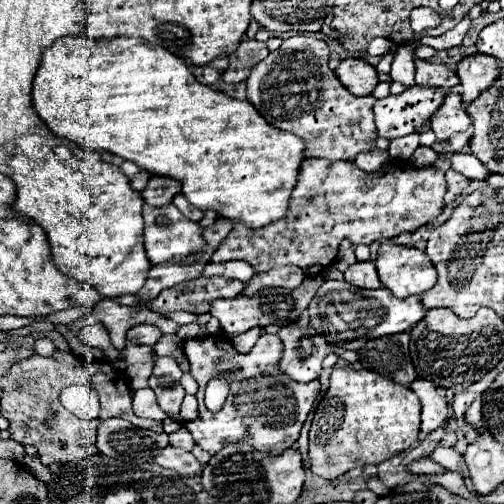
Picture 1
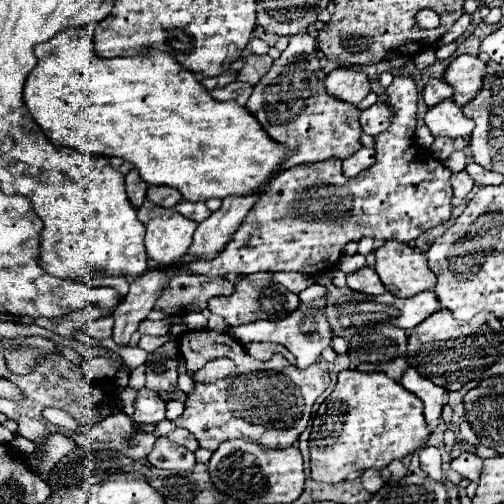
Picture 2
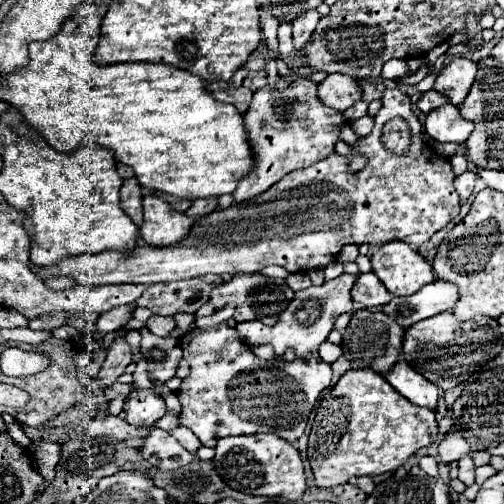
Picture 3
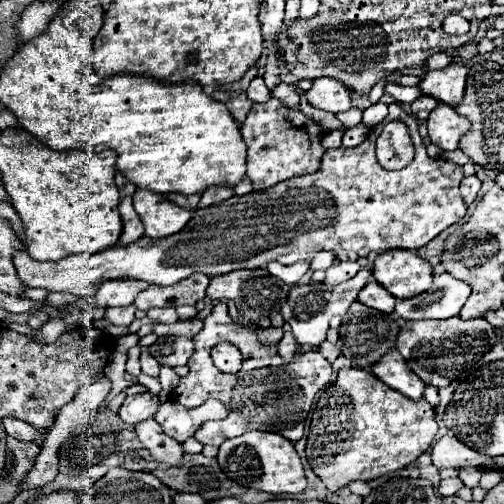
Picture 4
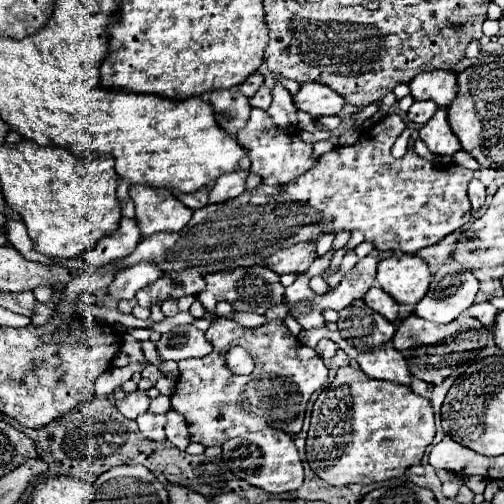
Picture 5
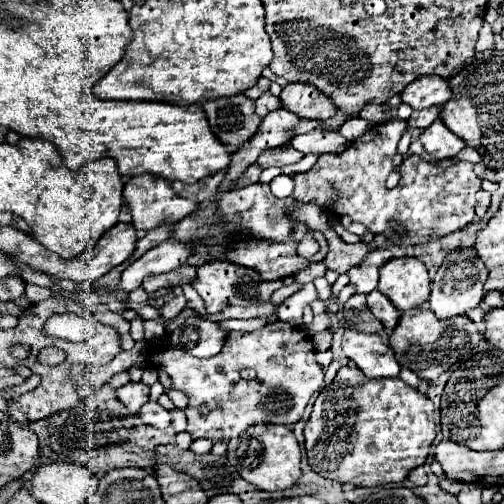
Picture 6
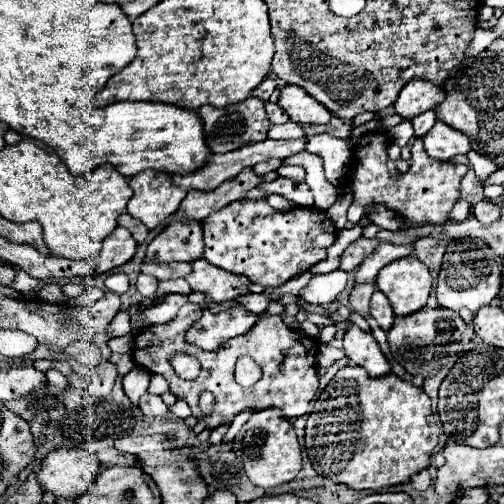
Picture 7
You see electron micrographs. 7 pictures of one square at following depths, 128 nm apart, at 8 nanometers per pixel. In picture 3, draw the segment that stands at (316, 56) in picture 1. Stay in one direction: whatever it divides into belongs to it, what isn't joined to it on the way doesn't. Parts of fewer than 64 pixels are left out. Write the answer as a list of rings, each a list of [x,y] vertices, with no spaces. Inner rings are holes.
[[[308,10],[300,14],[296,20],[292,20],[292,38],[294,38],[294,50],[302,52],[304,46],[310,42],[310,36],[320,20],[320,14],[316,10]],[[298,74],[294,82],[278,76],[274,86],[256,90],[252,104],[244,114],[244,124],[254,152],[254,168],[248,176],[244,176],[244,180],[240,180],[236,192],[232,192],[236,204],[260,196],[282,180],[284,174],[298,168],[308,168],[332,154],[346,120],[342,112],[336,112],[318,98],[318,82]]]

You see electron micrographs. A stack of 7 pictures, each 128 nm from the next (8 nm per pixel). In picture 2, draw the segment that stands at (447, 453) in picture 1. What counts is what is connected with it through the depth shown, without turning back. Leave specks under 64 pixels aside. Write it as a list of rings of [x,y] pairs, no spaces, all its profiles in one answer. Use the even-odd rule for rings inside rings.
[[[462,452],[458,458],[454,458],[450,462],[450,468],[458,474],[462,474],[464,478],[468,478],[470,482],[478,482],[480,468],[482,468],[482,458],[478,458],[472,452]]]

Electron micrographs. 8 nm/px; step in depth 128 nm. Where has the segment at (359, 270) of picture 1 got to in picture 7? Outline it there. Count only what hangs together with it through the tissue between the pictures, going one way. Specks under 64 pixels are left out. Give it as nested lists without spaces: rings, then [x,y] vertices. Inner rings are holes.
[[[374,290],[372,294],[372,302],[370,302],[370,314],[372,318],[380,324],[382,330],[390,330],[392,324],[394,324],[394,312],[392,312],[392,306],[388,302],[388,298],[380,292],[380,290]]]

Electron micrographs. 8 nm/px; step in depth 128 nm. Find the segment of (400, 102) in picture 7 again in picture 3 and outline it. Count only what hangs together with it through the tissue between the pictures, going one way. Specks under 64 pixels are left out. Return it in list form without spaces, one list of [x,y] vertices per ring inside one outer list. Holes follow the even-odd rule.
[[[456,58],[448,66],[444,66],[436,78],[434,90],[448,96],[448,100],[458,106],[470,92],[476,80],[478,66],[468,58]]]

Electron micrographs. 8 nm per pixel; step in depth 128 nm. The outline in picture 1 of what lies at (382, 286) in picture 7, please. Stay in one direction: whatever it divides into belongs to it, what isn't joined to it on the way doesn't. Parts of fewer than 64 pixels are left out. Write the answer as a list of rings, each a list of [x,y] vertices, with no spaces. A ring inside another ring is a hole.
[[[386,242],[378,250],[376,270],[382,286],[396,298],[422,294],[436,284],[436,268],[432,260],[418,248]]]

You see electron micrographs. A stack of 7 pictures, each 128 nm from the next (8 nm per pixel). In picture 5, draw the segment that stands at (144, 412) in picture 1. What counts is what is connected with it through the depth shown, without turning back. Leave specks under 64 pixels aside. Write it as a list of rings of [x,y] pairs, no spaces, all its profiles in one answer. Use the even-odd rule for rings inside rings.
[[[136,390],[136,392],[132,392],[132,394],[126,394],[124,400],[116,400],[118,412],[120,412],[122,416],[130,418],[130,420],[134,420],[138,414],[146,412],[148,406],[150,406],[150,398],[148,398],[146,392],[142,392],[142,390]]]

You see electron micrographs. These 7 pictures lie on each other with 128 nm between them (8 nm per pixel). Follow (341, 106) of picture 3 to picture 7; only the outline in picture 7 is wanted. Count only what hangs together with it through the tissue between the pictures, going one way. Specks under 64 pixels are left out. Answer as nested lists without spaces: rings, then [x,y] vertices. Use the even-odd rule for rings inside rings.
[[[284,86],[278,104],[290,120],[298,124],[328,124],[332,118],[332,114],[322,104],[316,104],[316,100],[312,100],[300,86]]]

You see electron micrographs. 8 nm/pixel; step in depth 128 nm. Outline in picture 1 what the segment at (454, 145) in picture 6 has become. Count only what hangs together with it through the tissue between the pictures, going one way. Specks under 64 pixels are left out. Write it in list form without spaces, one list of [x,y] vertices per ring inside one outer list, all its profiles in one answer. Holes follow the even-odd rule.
[[[450,92],[440,110],[436,112],[436,116],[432,116],[430,124],[440,142],[448,140],[456,132],[464,132],[470,126],[470,116],[460,94]]]

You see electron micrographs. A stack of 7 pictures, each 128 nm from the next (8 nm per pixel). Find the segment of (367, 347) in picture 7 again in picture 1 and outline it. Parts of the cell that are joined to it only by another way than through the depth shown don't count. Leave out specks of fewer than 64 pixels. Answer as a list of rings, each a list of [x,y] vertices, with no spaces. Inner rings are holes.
[[[414,380],[410,388],[416,392],[422,404],[422,436],[428,436],[436,428],[444,426],[448,420],[448,404],[446,404],[446,390],[436,386],[430,380]]]

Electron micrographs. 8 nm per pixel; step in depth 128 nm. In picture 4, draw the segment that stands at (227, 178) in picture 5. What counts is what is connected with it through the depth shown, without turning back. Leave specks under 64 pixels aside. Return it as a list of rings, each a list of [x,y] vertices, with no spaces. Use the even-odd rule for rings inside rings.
[[[208,188],[202,194],[202,198],[198,202],[198,208],[206,208],[206,206],[212,206],[212,204],[220,204],[220,202],[228,200],[232,194],[234,192],[230,188]]]

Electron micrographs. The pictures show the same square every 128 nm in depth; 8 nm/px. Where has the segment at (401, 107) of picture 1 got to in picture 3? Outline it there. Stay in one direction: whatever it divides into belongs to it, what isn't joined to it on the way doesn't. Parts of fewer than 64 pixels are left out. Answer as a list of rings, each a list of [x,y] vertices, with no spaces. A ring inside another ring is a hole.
[[[366,114],[366,116],[358,118],[358,120],[354,120],[350,126],[354,128],[354,132],[356,132],[358,136],[366,136],[366,134],[372,130],[372,126],[374,126],[374,116]]]

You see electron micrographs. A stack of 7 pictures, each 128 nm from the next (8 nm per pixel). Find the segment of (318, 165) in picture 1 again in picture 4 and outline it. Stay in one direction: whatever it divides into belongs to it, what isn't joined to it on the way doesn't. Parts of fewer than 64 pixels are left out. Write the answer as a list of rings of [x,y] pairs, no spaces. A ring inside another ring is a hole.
[[[394,102],[390,104],[390,114],[370,130],[368,138],[360,146],[356,148],[340,146],[336,150],[326,150],[322,156],[320,170],[312,174],[296,176],[272,188],[266,188],[262,192],[232,196],[216,206],[196,210],[192,220],[184,226],[184,230],[176,236],[168,236],[168,240],[148,240],[148,236],[142,236],[128,246],[114,246],[96,254],[70,254],[56,262],[36,262],[28,256],[26,250],[20,250],[14,256],[14,264],[18,276],[22,276],[22,282],[30,288],[46,288],[48,292],[70,292],[76,296],[90,298],[106,280],[144,280],[148,284],[168,286],[188,278],[194,272],[202,272],[206,276],[220,276],[240,268],[262,268],[272,260],[280,264],[294,264],[300,260],[310,260],[318,252],[338,254],[344,250],[358,252],[362,248],[378,250],[378,252],[390,248],[418,250],[424,244],[428,244],[434,236],[438,236],[444,228],[464,218],[466,204],[458,192],[458,184],[462,178],[464,172],[458,164],[428,156],[426,146],[418,134],[416,118],[410,116],[402,108],[402,104]],[[392,120],[402,120],[404,124],[412,124],[412,142],[416,148],[416,156],[412,164],[396,172],[384,170],[374,154],[376,138],[380,130],[384,128],[384,124]]]

